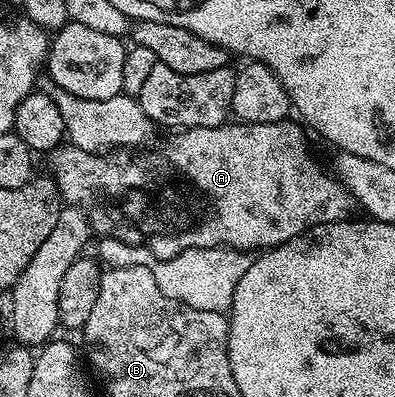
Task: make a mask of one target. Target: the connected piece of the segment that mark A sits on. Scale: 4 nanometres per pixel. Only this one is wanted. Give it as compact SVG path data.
M289 118L261 124L225 122L213 128L185 128L169 135L172 137L157 148L116 150L111 154L87 152L68 142L52 149L47 171L56 181L61 201L81 208L97 237L139 244L162 260L191 248L239 248L251 253L252 248L274 248L319 224L333 224L353 215L351 194L341 180L312 157L307 135L295 119Z

